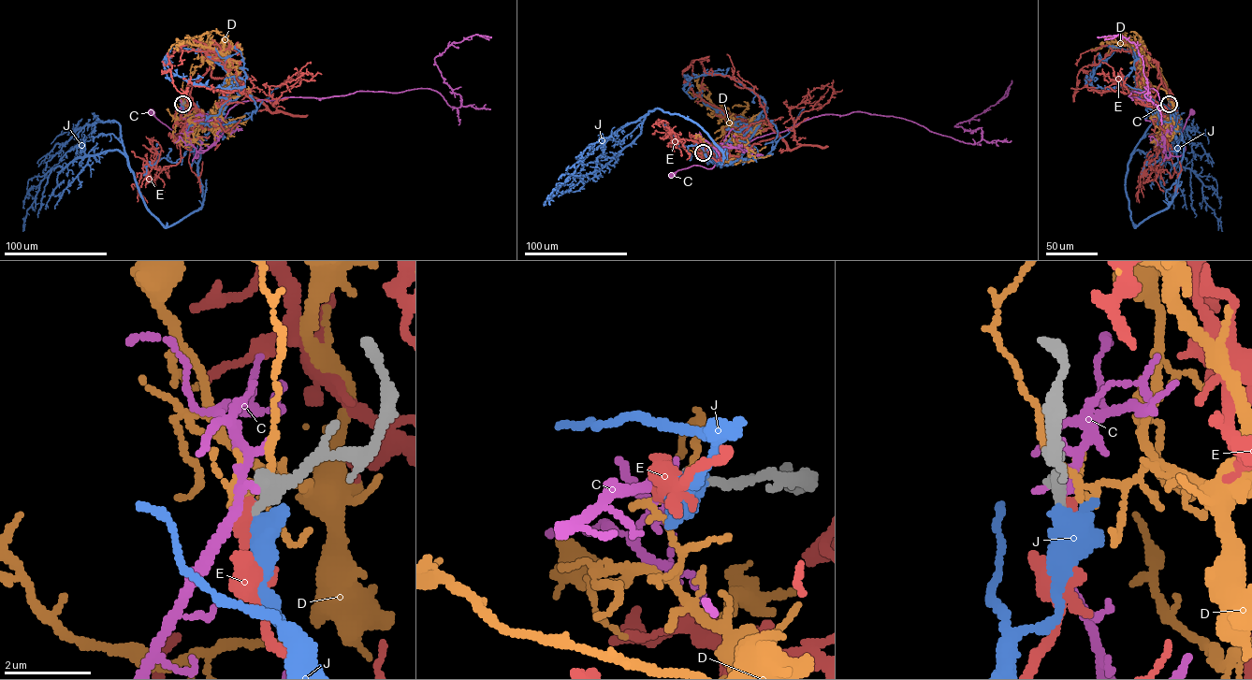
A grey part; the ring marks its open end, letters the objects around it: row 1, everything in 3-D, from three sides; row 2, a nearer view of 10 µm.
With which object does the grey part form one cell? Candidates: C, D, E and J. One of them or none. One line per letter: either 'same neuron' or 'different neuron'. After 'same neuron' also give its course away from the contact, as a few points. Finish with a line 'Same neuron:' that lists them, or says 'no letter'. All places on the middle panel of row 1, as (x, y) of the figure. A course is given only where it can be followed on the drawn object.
C: different neuron
D: different neuron
E: same neuron; it runs (703, 152), (709, 158), (710, 147), (777, 137), (793, 150), (801, 144), (790, 108), (827, 85)
J: different neuron
Same neuron: E

